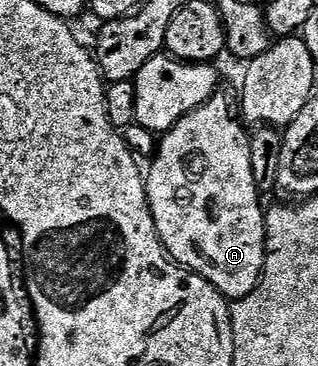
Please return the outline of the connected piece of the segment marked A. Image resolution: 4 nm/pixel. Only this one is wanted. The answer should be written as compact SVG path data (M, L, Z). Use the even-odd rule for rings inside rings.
M217 93L165 132L150 160L151 172L146 172L145 182L147 200L163 248L180 267L205 277L228 300L234 301L253 293L263 276L267 260L267 217L253 175L250 157L252 136L237 114L236 100L223 94Z

